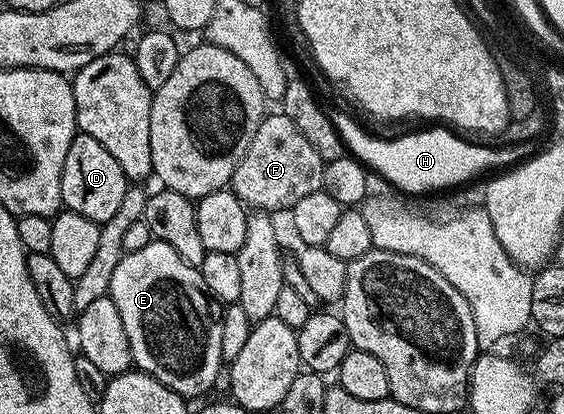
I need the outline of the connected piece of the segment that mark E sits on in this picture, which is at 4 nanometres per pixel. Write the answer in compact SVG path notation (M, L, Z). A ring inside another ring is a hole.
M152 239L149 244L142 246L142 250L125 252L114 270L114 278L110 278L108 295L112 297L114 306L118 306L126 338L130 338L132 362L139 371L158 378L162 386L185 398L210 391L212 383L219 376L221 379L226 364L222 358L224 308L219 300L213 300L208 295L200 269L182 262L182 258L178 258L178 253L166 246L166 242Z

